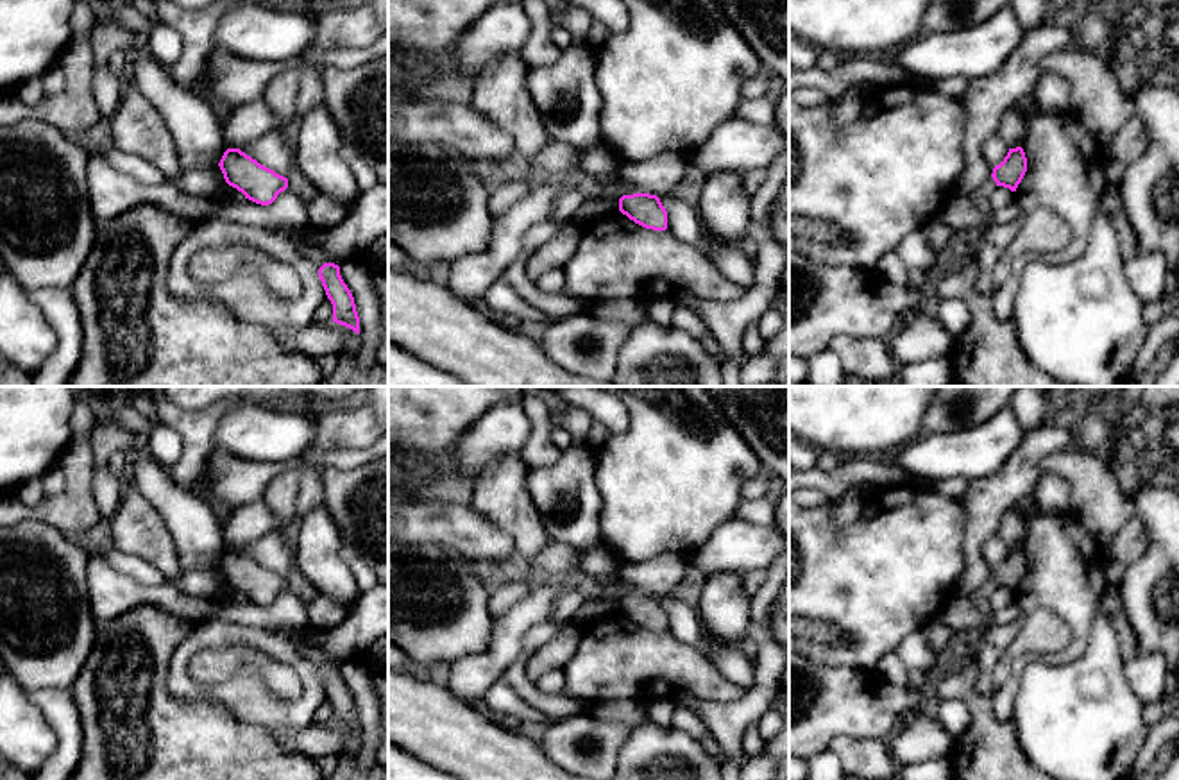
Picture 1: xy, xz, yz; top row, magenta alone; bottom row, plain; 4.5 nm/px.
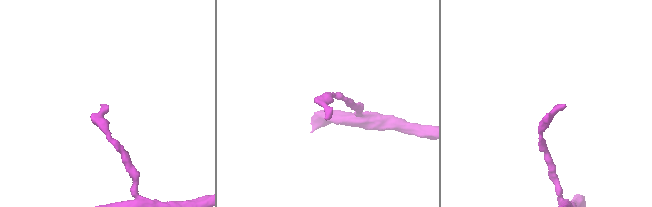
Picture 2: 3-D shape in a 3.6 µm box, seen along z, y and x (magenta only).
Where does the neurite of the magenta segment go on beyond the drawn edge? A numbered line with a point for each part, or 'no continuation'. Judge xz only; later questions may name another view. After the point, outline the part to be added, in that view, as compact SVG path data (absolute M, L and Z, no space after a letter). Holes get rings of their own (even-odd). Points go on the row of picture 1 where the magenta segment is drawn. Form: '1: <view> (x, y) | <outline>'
no continuation

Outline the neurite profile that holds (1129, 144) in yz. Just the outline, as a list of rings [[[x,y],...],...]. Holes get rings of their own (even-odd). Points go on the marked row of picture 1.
[[[1132,116],[1111,140],[1102,143],[1102,152],[1116,157],[1124,165],[1138,161],[1149,148],[1150,136],[1140,120]]]

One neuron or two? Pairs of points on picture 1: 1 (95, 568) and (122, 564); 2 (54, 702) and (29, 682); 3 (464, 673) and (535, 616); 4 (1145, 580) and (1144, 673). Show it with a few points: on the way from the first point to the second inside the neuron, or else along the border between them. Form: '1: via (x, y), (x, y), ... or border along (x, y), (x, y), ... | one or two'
1: border along (97, 553), (118, 571), (147, 585) | two
2: border along (68, 687), (40, 687), (27, 693) | two
3: via (482, 666), (517, 630) | one
4: border along (1138, 652), (1160, 655) | two

